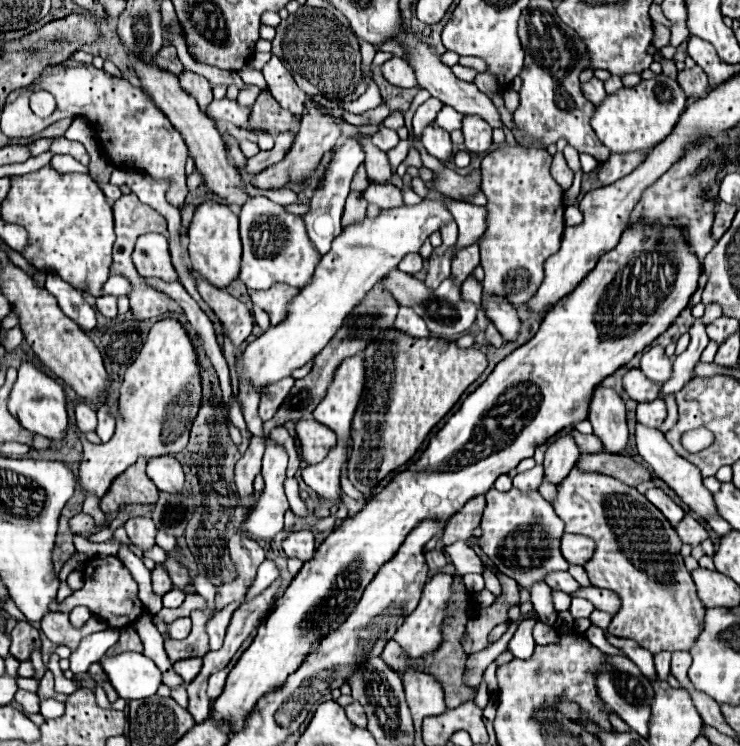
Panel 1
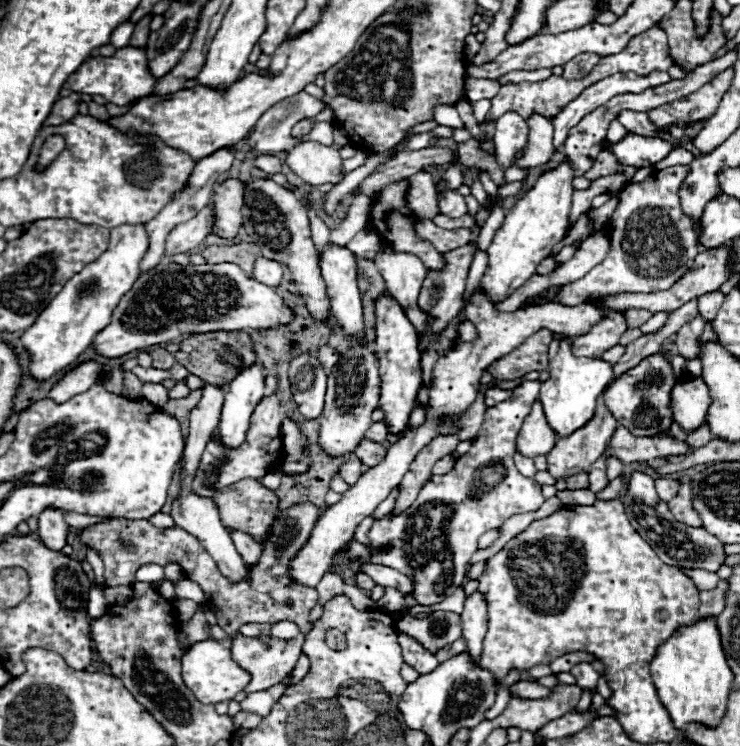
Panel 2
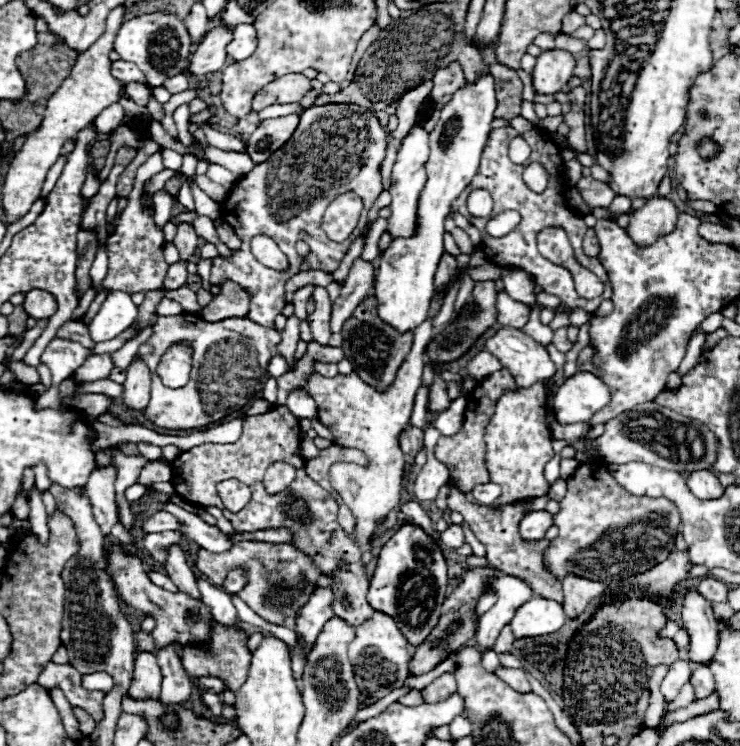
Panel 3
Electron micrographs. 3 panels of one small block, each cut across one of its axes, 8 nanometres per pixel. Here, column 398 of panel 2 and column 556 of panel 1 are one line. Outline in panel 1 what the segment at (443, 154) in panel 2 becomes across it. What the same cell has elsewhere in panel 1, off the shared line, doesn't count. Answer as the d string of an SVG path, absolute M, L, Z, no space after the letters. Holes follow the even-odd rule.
M556 152L556 154L554 154L550 174L552 174L552 178L554 178L564 190L568 190L568 188L572 186L572 170L566 166L566 160L564 160L562 152Z

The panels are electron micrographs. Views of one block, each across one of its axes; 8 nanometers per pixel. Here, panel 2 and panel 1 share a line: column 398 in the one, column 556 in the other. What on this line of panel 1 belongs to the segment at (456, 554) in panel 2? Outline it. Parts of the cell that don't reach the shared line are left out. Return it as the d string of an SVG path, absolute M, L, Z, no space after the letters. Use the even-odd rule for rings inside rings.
M492 488L486 494L486 502L488 504L486 504L486 510L482 516L482 524L480 524L484 530L484 534L480 536L480 546L500 572L514 578L522 588L526 588L530 592L532 584L544 582L544 578L550 572L568 570L568 562L564 562L564 556L560 554L560 538L564 536L564 522L556 516L552 504L546 502L538 490L524 494L518 488L512 488L510 492L498 492Z

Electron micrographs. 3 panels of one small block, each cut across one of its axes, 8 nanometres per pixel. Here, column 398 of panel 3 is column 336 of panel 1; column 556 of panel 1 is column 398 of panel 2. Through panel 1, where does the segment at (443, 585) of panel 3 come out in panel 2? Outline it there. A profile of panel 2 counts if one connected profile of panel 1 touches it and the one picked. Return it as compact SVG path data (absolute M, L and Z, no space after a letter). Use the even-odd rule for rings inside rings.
M380 296L374 304L376 310L376 342L374 352L380 364L380 378L382 378L382 394L380 394L380 410L384 412L384 420L388 422L388 430L392 434L400 434L406 430L410 420L418 388L422 384L422 368L420 368L420 352L418 352L418 334L414 324L404 314L402 306L390 298Z

